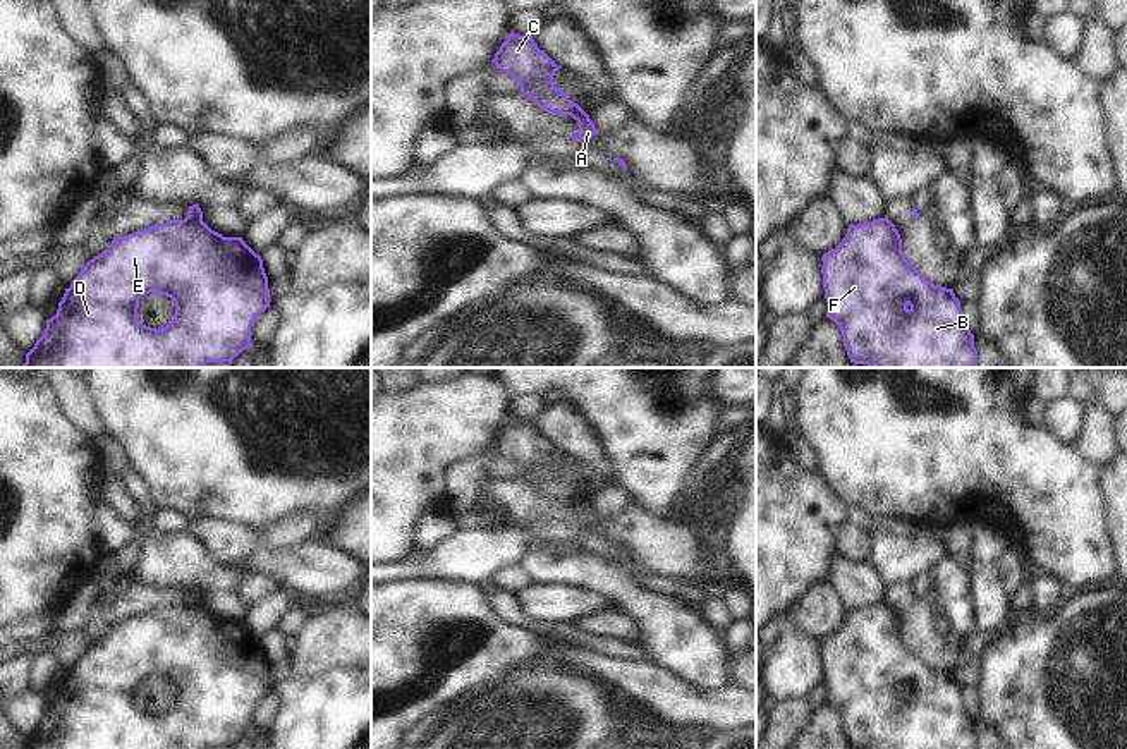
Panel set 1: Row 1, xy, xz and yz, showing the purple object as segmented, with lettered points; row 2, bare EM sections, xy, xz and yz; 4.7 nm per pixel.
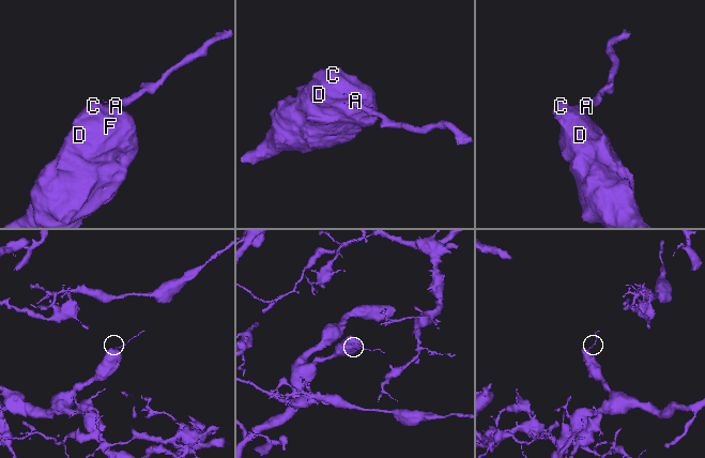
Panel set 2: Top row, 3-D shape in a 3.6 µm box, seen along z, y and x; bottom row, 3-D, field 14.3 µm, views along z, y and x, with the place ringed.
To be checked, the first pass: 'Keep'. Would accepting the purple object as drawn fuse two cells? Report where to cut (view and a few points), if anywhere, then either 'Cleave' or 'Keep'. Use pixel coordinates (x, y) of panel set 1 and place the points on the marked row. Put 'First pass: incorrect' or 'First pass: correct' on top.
First pass: incorrect
Split along xy (184, 219), (201, 222). Cleave

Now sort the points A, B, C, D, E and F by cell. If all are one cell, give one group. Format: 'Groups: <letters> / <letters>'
Groups: A / B C D E F

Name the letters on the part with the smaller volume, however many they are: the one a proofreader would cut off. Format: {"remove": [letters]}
{"remove": ["A"]}

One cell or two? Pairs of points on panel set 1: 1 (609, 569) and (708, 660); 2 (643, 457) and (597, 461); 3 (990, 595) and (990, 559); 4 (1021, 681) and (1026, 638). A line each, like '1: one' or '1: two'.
1: one
2: two
3: one
4: one

